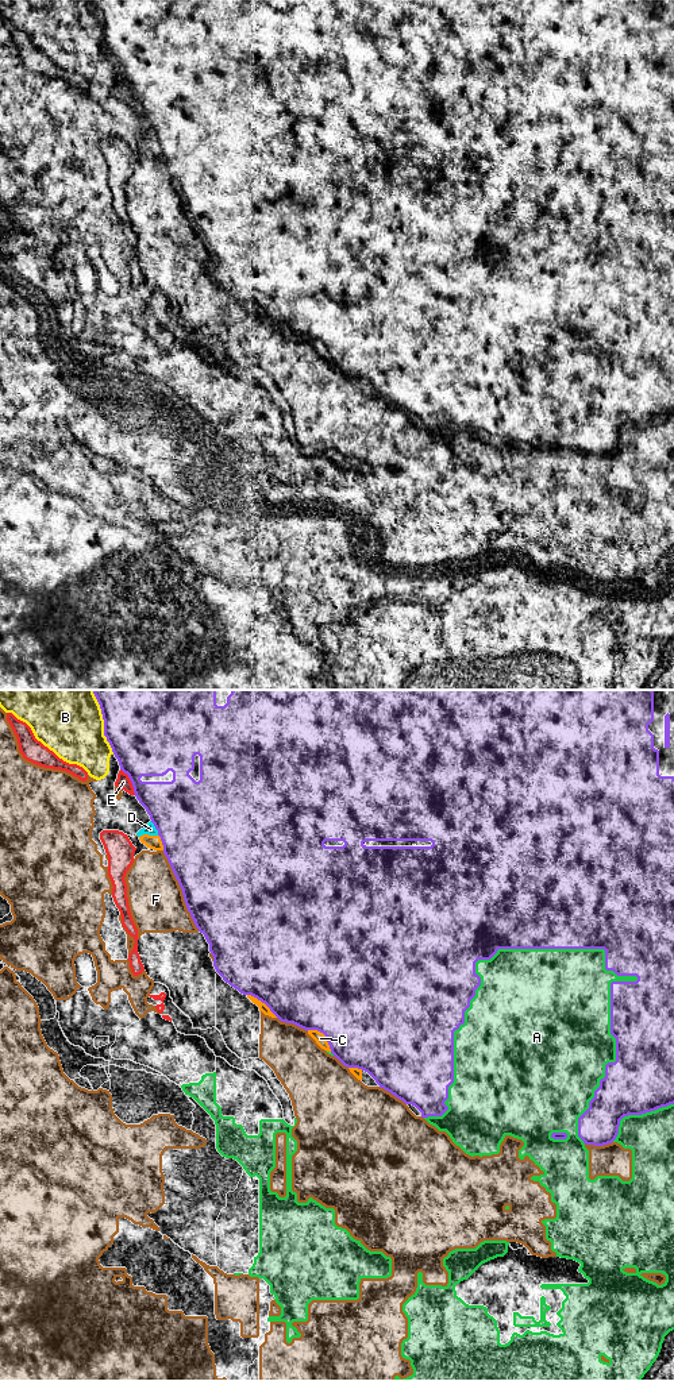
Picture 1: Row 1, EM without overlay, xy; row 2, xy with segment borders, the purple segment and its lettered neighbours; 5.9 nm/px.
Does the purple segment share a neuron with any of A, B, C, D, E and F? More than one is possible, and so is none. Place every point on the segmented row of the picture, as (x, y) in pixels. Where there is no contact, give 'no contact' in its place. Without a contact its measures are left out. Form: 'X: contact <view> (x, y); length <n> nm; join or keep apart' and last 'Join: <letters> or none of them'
A: contact xy (480, 959); length 1500 nm; keep apart
B: contact xy (104, 722); length 400 nm; keep apart
C: contact xy (324, 1034); length 200 nm; keep apart
D: contact xy (156, 828); length 100 nm; join
E: contact xy (131, 782); length 180 nm; keep apart
F: contact xy (183, 891); length 550 nm; keep apart
Join: D

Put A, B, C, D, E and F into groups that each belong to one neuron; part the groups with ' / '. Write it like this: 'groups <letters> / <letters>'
groups A C E F / B / D

